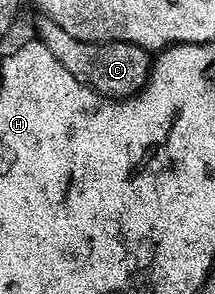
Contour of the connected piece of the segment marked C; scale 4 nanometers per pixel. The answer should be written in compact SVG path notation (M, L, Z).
M39 18L37 38L46 47L50 55L62 64L78 83L90 87L99 97L106 97L109 101L126 101L129 97L141 93L148 85L148 78L152 75L154 57L151 52L130 43L112 41L109 44L90 44L66 35L52 20Z

